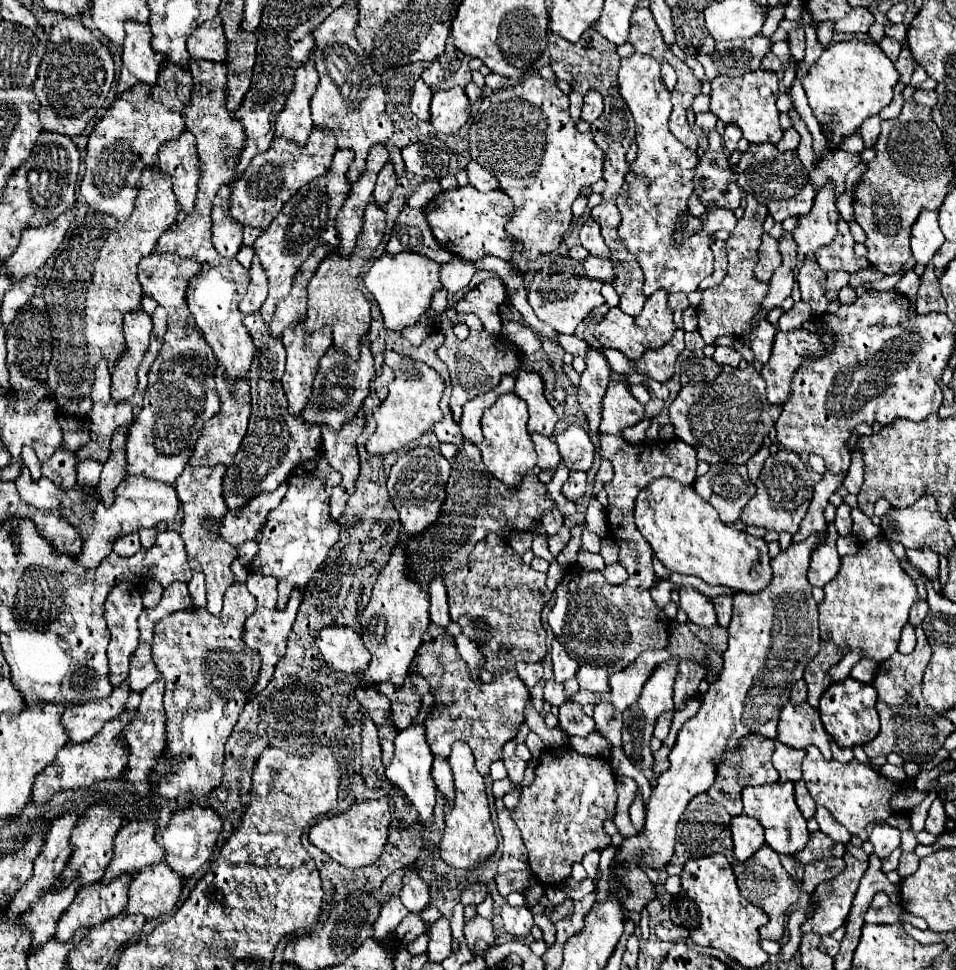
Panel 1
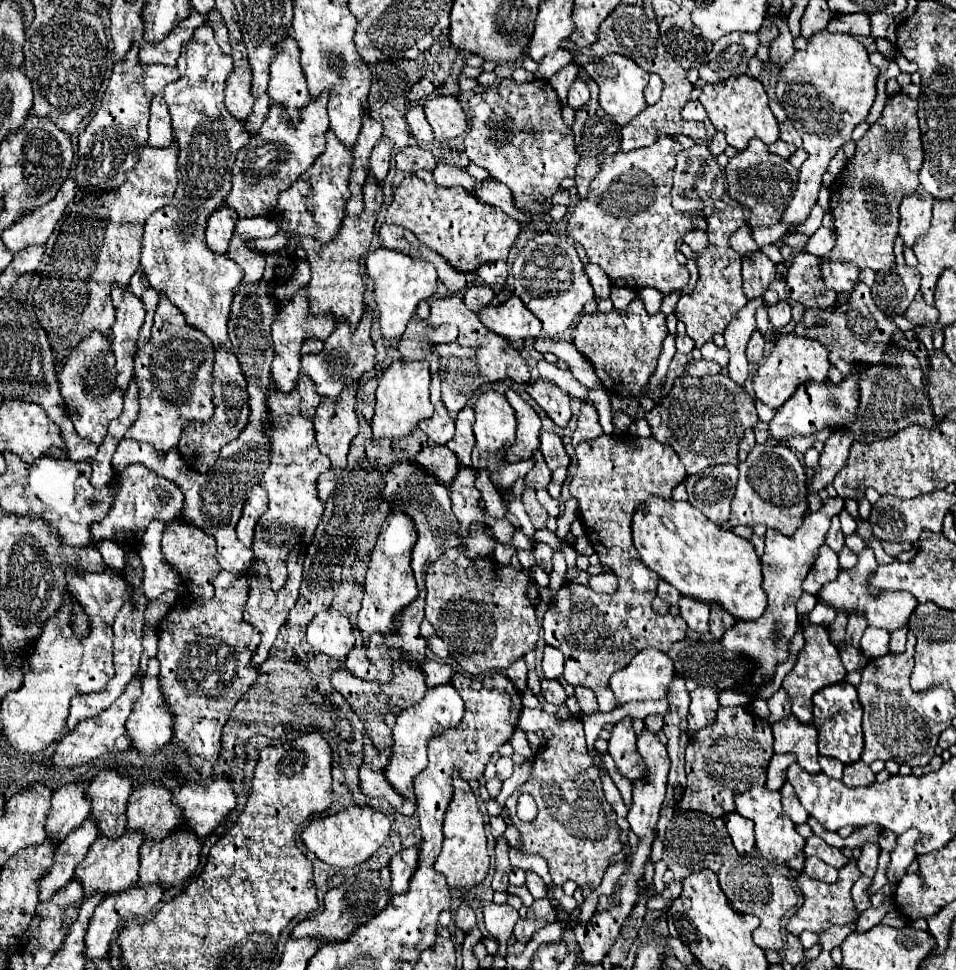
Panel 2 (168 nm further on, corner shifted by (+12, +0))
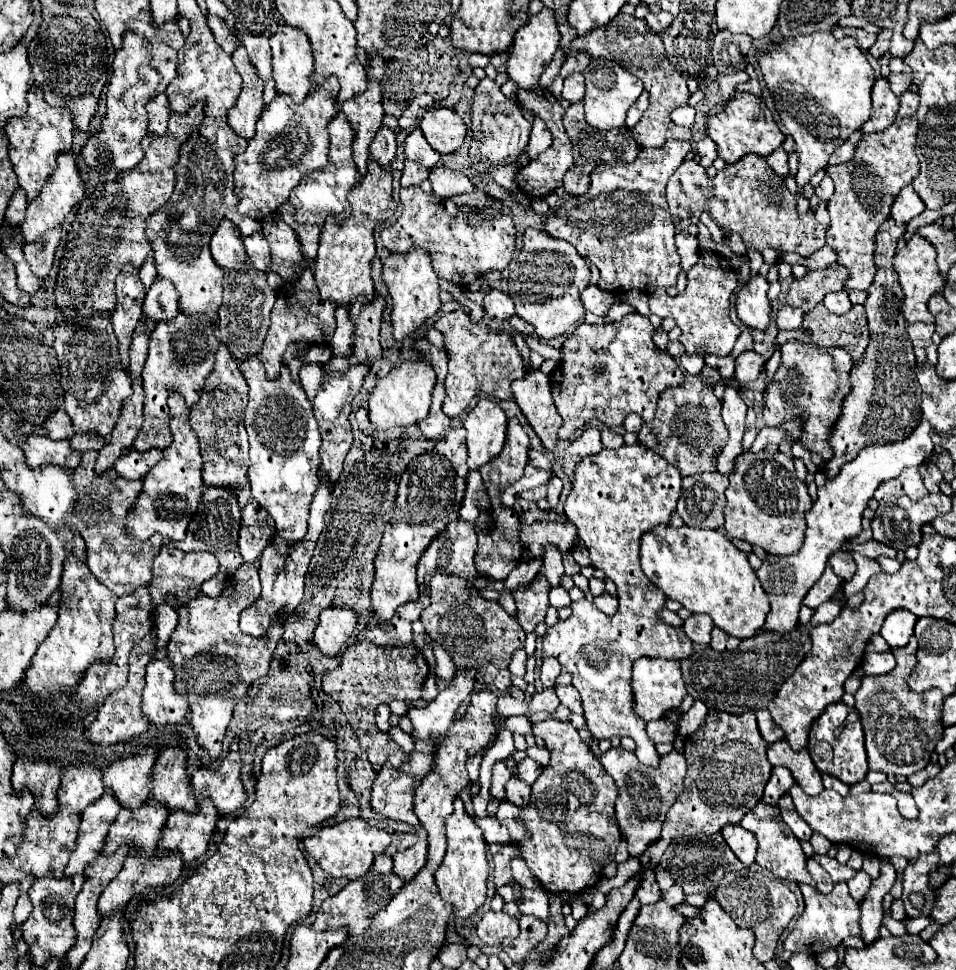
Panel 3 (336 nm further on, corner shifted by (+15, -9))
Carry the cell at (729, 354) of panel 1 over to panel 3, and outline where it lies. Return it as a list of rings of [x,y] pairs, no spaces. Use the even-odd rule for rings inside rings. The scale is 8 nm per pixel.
[[[706,356],[706,364],[716,368],[724,380],[730,380],[734,374],[734,358],[732,356]]]

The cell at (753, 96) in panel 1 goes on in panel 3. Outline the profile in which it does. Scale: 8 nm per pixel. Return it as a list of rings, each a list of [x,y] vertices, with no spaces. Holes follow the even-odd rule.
[[[736,94],[728,104],[724,104],[722,112],[708,116],[708,136],[716,142],[718,146],[718,156],[726,164],[734,164],[742,156],[754,152],[758,156],[770,156],[776,148],[782,146],[784,134],[776,126],[772,112],[766,108],[762,98],[756,98],[754,94]]]

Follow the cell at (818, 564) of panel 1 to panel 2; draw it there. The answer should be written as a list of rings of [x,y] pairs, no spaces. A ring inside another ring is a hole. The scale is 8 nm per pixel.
[[[823,545],[823,547],[819,547],[819,555],[817,555],[817,559],[815,559],[815,563],[813,563],[813,567],[811,567],[811,571],[807,573],[807,577],[805,577],[805,581],[803,581],[803,589],[805,589],[807,593],[817,595],[819,589],[821,589],[825,583],[829,583],[829,581],[833,581],[833,579],[837,577],[837,573],[839,573],[837,553],[831,551],[827,545]]]

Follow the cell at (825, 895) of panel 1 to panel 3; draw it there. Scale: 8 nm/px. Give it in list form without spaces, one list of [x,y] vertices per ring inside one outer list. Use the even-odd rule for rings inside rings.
[[[838,882],[830,894],[820,894],[814,886],[800,884],[802,896],[804,896],[804,912],[796,920],[794,930],[784,940],[784,948],[790,952],[806,952],[806,954],[820,954],[824,950],[836,950],[840,942],[848,936],[860,936],[860,906],[856,900],[852,900],[846,882]]]

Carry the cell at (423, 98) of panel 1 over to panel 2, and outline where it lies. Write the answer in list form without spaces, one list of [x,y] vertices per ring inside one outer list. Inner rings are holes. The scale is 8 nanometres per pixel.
[[[409,103],[409,109],[407,109],[407,123],[413,131],[413,135],[421,141],[431,141],[433,139],[433,131],[431,131],[431,125],[427,123],[425,119],[425,113],[423,113],[423,107],[419,103]]]

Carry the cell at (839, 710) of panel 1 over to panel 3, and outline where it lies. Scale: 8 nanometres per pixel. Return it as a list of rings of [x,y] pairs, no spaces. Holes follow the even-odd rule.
[[[844,702],[830,704],[824,710],[824,714],[812,724],[808,752],[820,772],[832,774],[846,784],[856,784],[856,782],[864,780],[868,774],[868,758],[866,758],[864,732],[862,732],[862,724],[858,720],[858,712],[850,706],[846,706]]]

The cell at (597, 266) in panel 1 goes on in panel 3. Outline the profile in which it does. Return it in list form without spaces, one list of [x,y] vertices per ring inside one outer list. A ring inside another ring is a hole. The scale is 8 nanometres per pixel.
[[[588,286],[582,294],[580,300],[584,304],[584,308],[596,316],[606,316],[610,306],[614,304],[614,296],[610,292],[600,290],[598,286]]]

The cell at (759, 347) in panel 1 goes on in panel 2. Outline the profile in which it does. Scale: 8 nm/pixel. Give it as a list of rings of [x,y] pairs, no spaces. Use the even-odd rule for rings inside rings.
[[[755,329],[753,335],[751,335],[751,339],[749,339],[749,343],[747,343],[747,359],[749,359],[751,363],[761,361],[761,359],[763,359],[763,347],[765,347],[765,339],[763,339],[763,335]]]

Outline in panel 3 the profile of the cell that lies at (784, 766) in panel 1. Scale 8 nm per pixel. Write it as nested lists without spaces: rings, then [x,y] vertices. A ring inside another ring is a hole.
[[[776,766],[776,768],[772,768],[772,776],[770,776],[768,784],[766,784],[766,790],[764,790],[764,798],[762,800],[766,804],[776,806],[778,800],[780,800],[780,796],[786,794],[792,786],[794,786],[794,780],[792,780],[788,768]]]

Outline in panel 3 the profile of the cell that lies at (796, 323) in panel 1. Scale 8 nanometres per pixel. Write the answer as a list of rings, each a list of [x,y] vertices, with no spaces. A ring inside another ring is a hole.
[[[782,306],[776,314],[776,324],[780,330],[794,330],[800,328],[804,318],[804,310],[802,308],[792,308],[792,306]]]

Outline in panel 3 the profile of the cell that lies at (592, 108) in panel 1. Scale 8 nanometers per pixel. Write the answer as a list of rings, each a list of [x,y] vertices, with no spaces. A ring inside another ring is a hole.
[[[574,72],[564,78],[562,98],[566,98],[570,104],[582,102],[582,98],[584,98],[584,74],[582,72]]]

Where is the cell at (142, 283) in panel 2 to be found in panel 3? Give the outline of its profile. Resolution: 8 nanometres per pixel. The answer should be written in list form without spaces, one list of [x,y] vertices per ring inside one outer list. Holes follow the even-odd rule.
[[[148,256],[148,260],[142,264],[140,268],[140,280],[142,284],[148,288],[152,284],[152,280],[156,278],[156,264],[154,264],[154,256]]]

